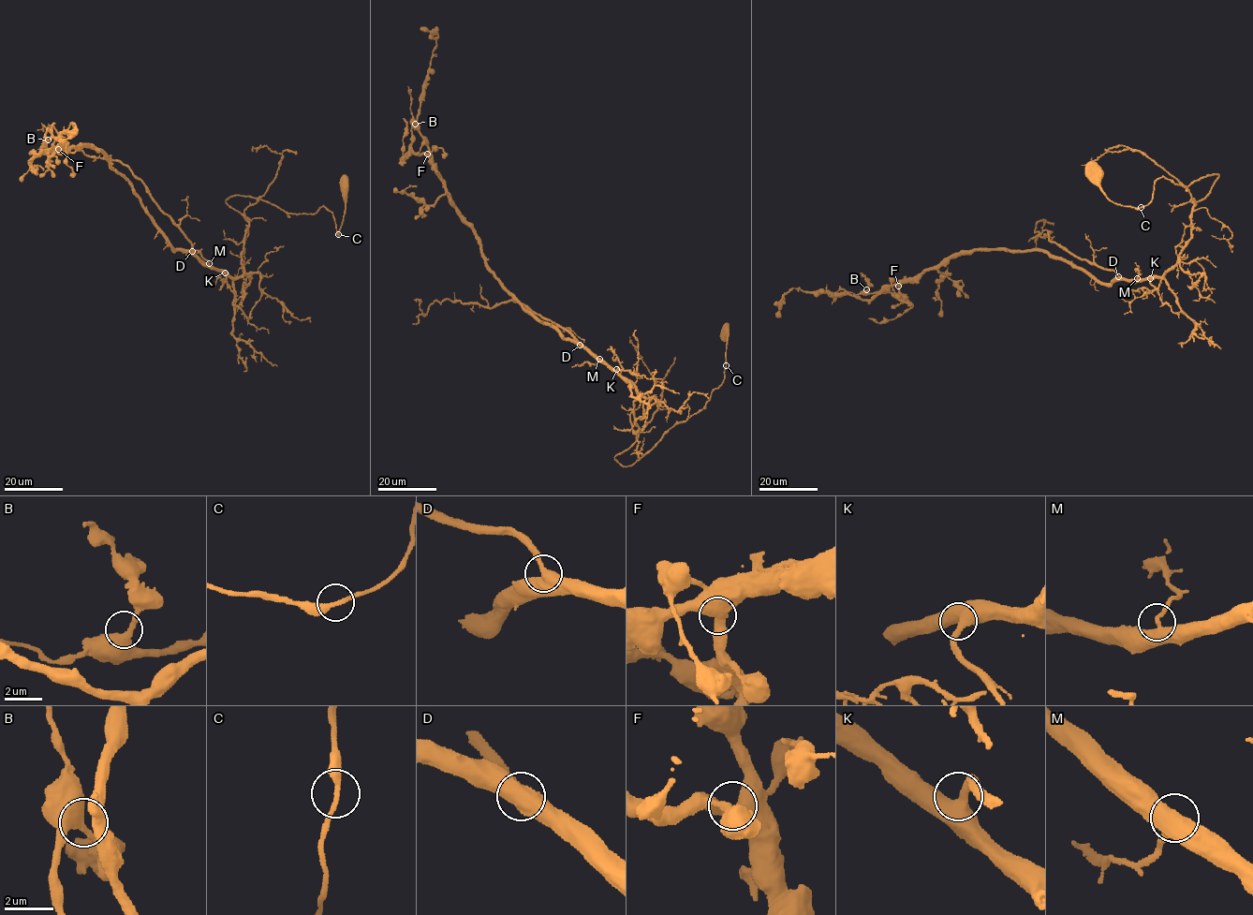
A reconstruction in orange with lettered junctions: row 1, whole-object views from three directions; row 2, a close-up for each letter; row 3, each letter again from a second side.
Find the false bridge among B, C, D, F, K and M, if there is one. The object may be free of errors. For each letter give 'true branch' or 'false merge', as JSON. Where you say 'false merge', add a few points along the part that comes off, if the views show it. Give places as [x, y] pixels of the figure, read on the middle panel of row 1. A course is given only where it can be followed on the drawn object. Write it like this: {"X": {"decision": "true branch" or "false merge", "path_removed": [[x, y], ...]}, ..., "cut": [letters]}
{"B": {"decision": "true branch"}, "C": {"decision": "true branch"}, "D": {"decision": "true branch"}, "F": {"decision": "true branch"}, "K": {"decision": "true branch"}, "M": {"decision": "true branch"}, "cut": []}

